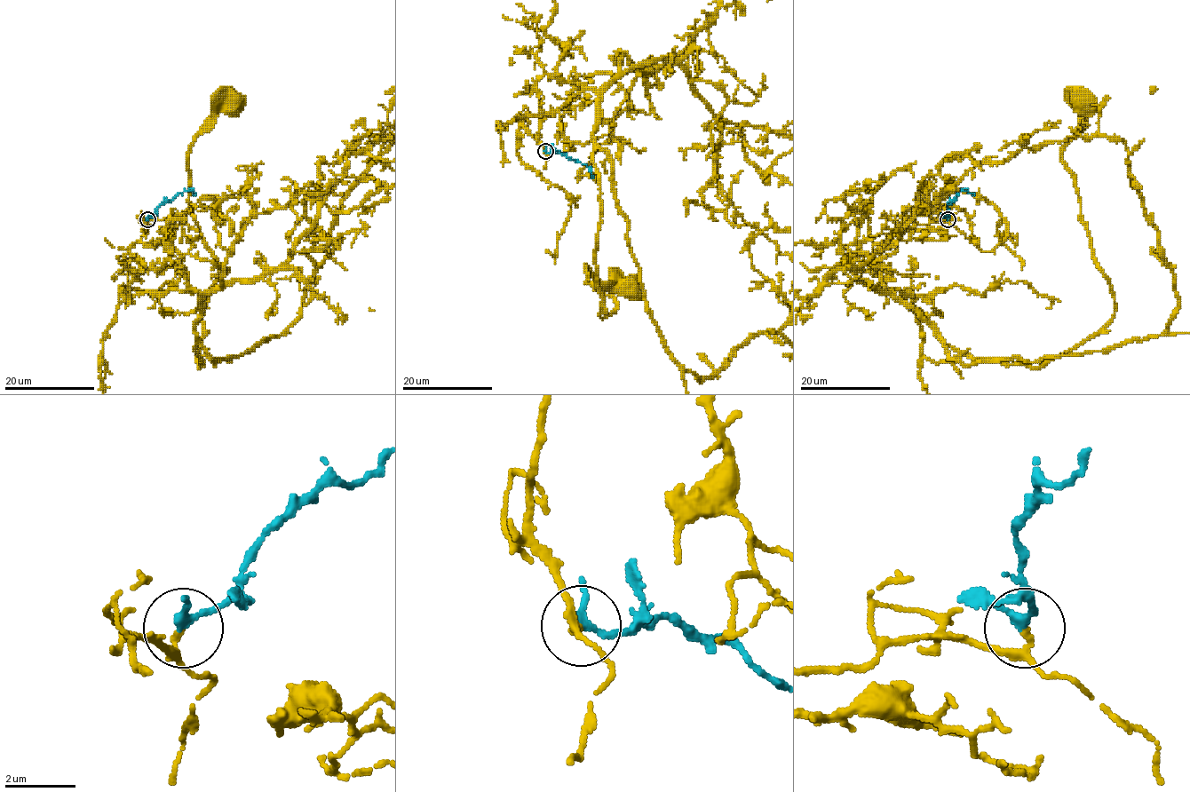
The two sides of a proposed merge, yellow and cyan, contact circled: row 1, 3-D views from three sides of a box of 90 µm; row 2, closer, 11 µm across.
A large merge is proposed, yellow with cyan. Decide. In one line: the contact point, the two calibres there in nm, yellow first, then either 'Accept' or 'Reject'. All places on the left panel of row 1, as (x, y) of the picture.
Place: (147, 219). Thickness 130 nm (yellow) against 200 nm. Accept

